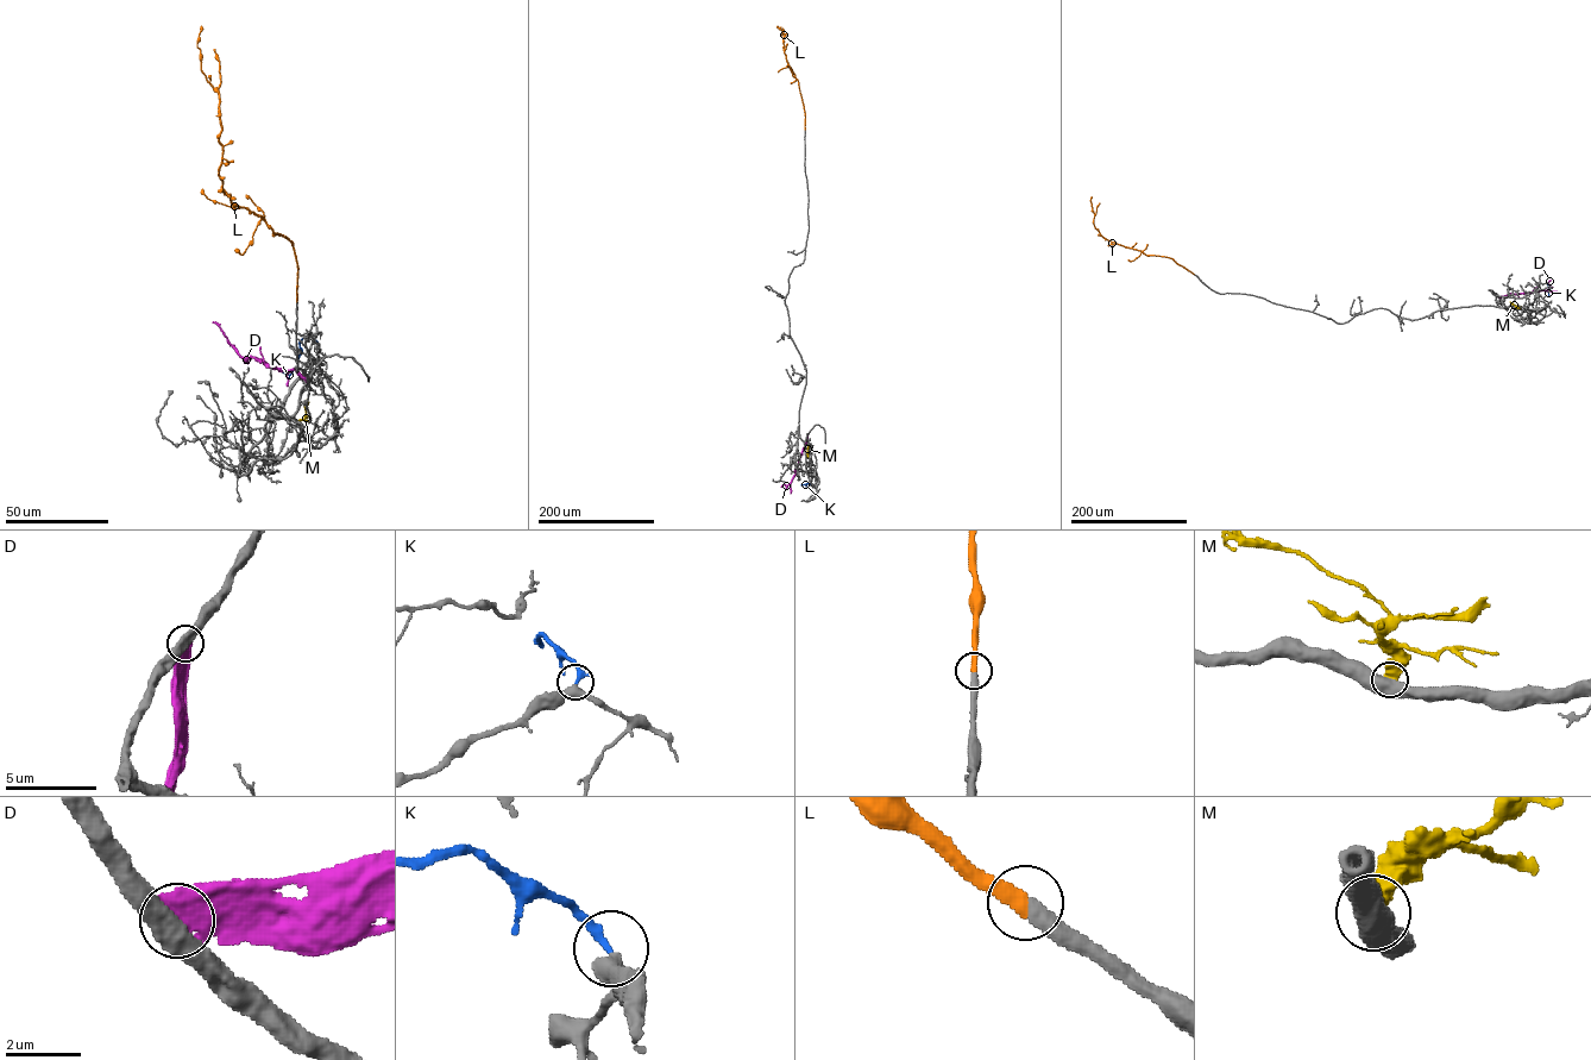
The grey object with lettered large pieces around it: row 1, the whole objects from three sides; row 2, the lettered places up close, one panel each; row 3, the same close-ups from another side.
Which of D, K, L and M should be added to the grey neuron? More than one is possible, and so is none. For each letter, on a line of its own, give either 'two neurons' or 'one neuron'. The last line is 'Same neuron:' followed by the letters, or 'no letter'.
D: two neurons
K: one neuron
L: one neuron
M: two neurons
Same neuron: K, L

